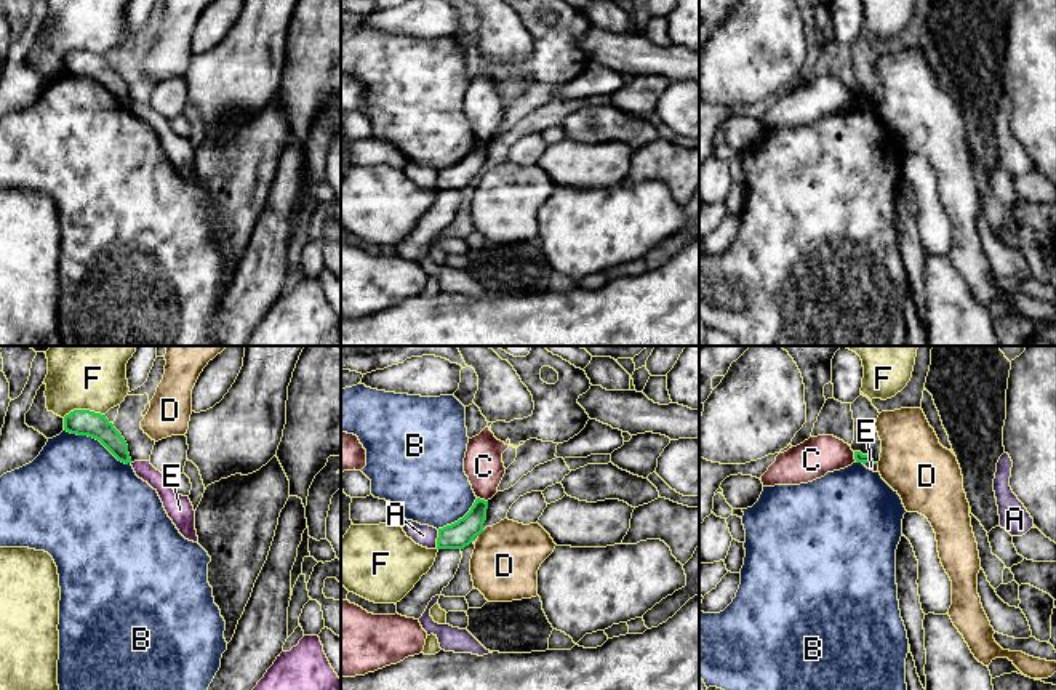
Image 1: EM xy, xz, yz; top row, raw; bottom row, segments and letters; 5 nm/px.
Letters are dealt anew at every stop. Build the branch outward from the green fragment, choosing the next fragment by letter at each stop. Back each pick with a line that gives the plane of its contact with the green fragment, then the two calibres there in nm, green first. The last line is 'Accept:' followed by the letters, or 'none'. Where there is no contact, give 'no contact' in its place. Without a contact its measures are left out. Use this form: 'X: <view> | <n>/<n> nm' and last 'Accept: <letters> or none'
Accept: none

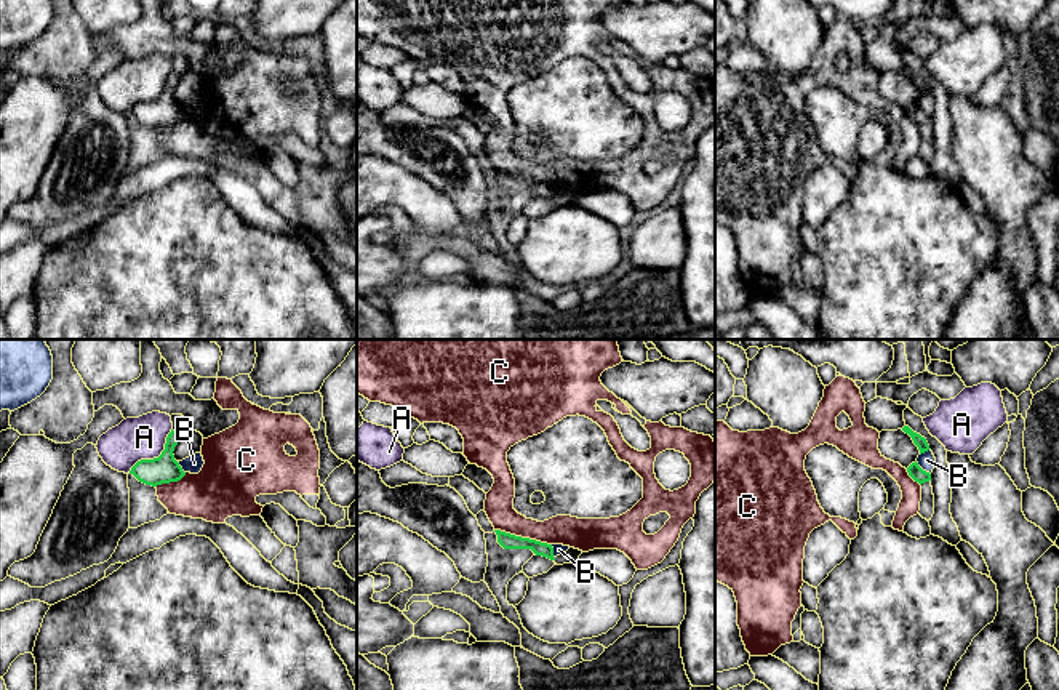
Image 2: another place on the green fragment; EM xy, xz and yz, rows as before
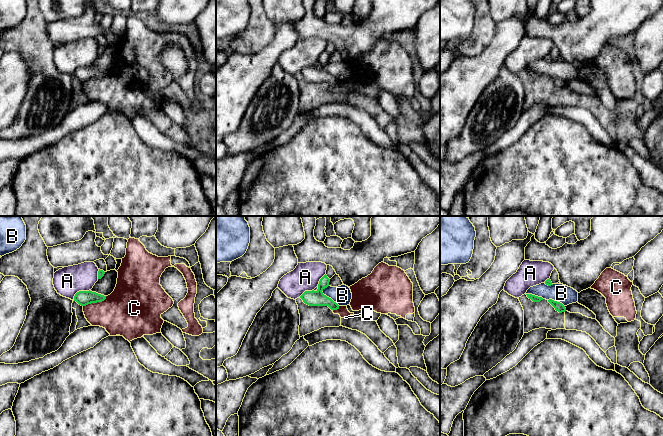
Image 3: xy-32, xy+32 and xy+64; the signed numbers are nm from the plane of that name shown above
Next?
Accept: none

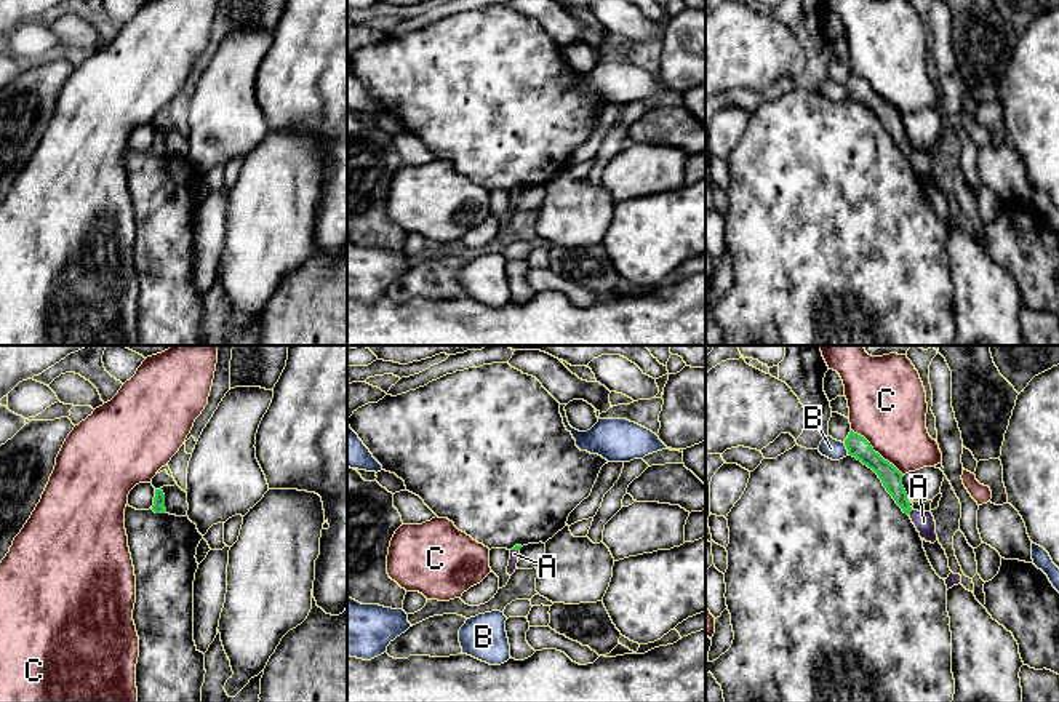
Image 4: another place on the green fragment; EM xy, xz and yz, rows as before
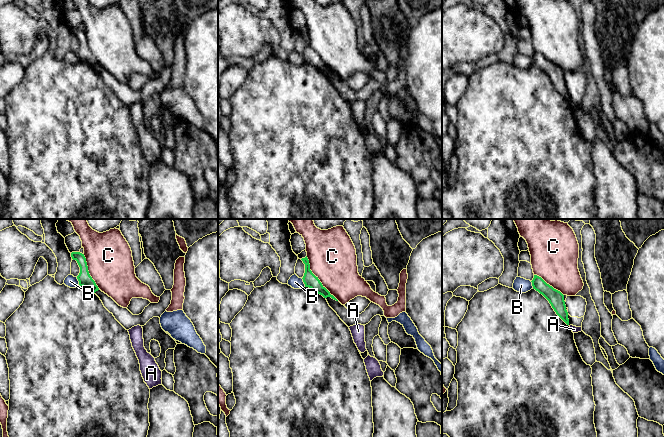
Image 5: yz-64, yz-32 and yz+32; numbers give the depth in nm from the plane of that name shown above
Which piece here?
A: yz | 110/100 nm
Accept: A

